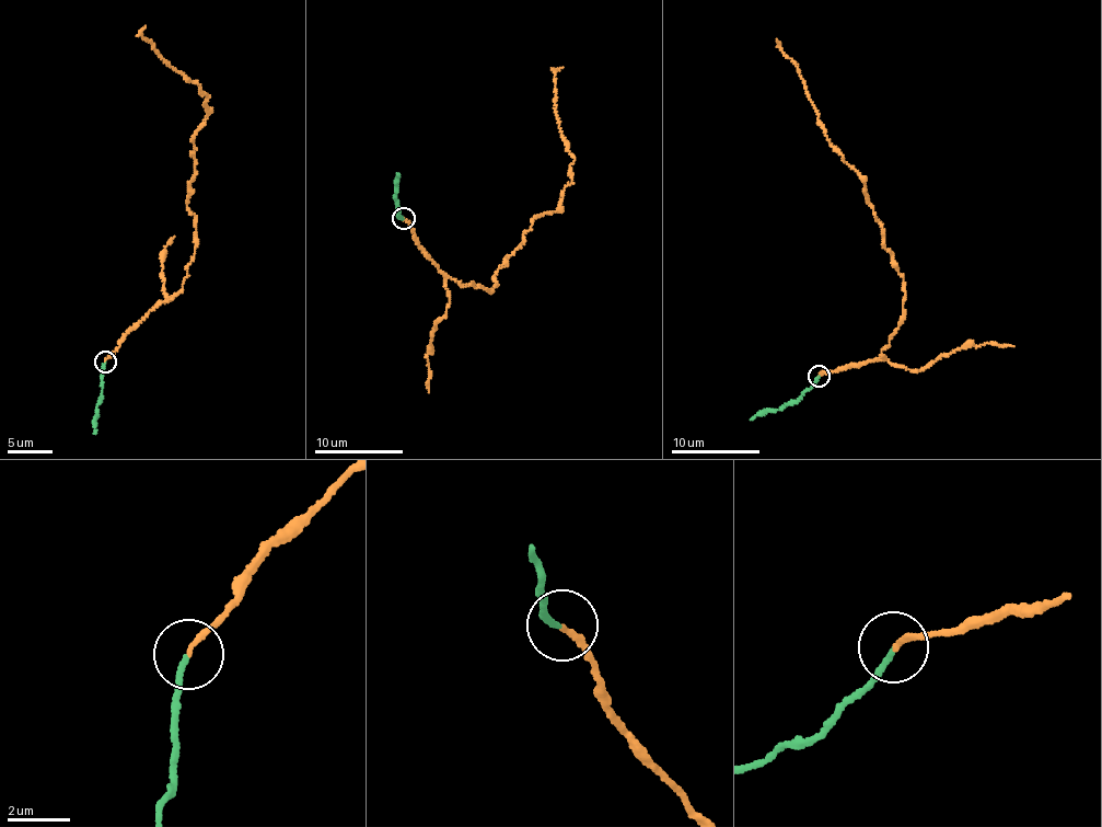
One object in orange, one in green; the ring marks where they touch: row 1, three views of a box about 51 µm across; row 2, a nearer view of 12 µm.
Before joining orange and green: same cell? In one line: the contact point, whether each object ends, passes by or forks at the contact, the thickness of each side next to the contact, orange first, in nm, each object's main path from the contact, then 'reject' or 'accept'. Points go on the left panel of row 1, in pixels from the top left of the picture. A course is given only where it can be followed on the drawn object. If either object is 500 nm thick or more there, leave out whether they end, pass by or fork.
(105, 362) | orange ends | green ends | 170/170 nm | orange via (105, 360), (183, 286), (195, 251), (195, 214), (186, 200), (208, 96), (159, 55), (142, 36), (146, 25) | green via (105, 360), (93, 422), (95, 434) | accept

